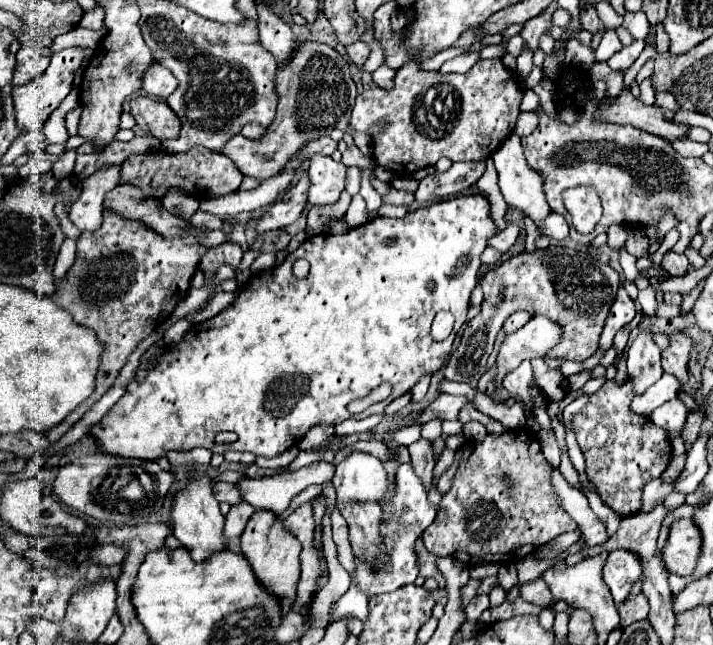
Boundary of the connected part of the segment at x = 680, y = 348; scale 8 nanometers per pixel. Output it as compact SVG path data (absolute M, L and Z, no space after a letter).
M676 331L670 335L670 345L662 351L662 369L664 373L676 375L676 379L680 381L678 393L682 393L688 383L690 349L692 349L692 339L684 331Z

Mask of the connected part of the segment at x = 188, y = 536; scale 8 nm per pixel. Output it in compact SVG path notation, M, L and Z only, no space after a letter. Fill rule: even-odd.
M208 477L192 481L184 491L180 491L174 497L172 525L174 525L174 537L180 541L184 549L188 549L194 561L206 561L210 559L210 555L226 549L226 541L222 537L224 517L220 513L218 501L212 497L212 481Z

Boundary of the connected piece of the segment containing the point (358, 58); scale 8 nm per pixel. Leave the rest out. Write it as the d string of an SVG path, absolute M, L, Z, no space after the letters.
M358 41L358 43L348 45L348 47L346 47L346 53L348 53L348 57L350 57L350 61L352 61L354 65L362 67L362 65L366 63L368 55L370 55L370 49L368 49L366 43L360 43L360 41Z

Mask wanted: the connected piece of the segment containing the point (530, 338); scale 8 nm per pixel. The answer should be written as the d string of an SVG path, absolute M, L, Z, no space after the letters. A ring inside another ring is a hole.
M532 317L516 333L506 335L498 349L496 386L500 386L501 379L506 373L516 369L520 361L544 357L546 351L550 351L560 341L560 335L562 329L556 323L552 323L548 317Z

